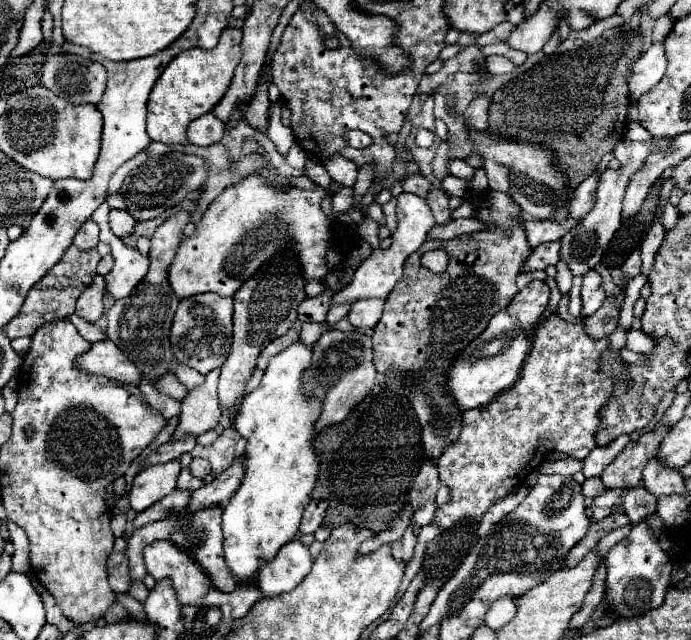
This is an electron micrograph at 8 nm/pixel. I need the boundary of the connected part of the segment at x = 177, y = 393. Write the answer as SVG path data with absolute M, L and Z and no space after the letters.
M172 372L166 374L166 378L160 380L158 386L160 386L160 390L164 390L168 396L172 396L172 398L176 398L176 400L182 400L182 398L188 394L188 390L178 382L178 378L176 378Z

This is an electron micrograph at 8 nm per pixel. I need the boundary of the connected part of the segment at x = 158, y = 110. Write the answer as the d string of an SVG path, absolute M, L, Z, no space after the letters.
M226 28L212 50L188 48L162 72L148 98L148 134L156 142L186 144L186 124L210 112L228 90L240 62L240 28Z

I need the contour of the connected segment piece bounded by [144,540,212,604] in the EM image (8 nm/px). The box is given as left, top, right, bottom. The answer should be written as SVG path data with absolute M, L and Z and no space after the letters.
M156 540L144 548L144 562L148 574L156 580L170 578L182 604L202 604L212 588L210 574L198 560L176 546L172 540Z

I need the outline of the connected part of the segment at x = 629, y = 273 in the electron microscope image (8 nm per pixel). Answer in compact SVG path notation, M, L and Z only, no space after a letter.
M634 250L634 254L630 254L630 258L622 264L622 272L624 272L624 276L630 280L630 278L634 278L634 276L640 274L640 266L642 266L640 252Z

